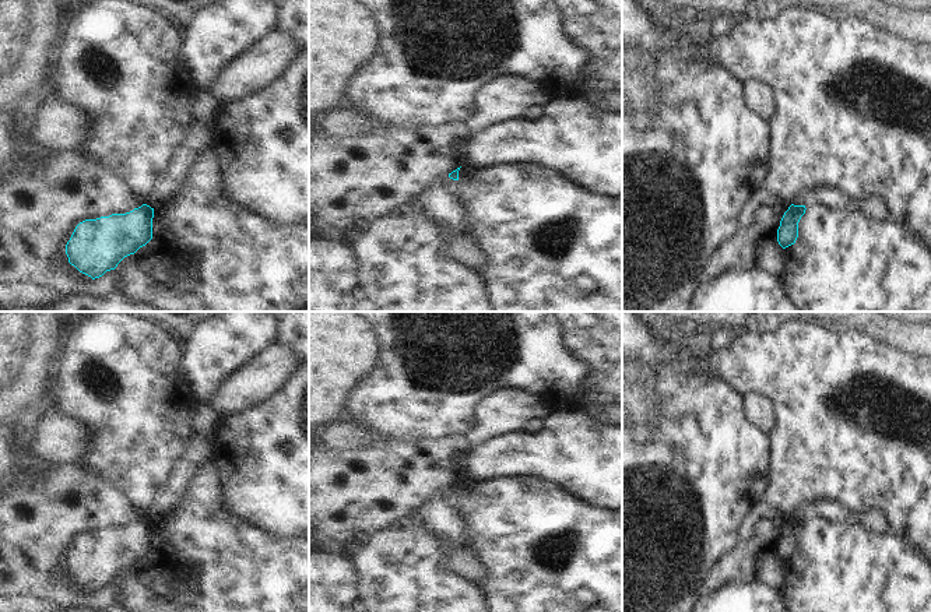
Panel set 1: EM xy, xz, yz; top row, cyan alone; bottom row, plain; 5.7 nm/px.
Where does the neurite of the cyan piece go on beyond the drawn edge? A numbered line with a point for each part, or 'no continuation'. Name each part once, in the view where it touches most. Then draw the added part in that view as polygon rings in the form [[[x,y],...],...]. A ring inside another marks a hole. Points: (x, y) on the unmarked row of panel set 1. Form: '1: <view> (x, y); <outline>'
no continuation

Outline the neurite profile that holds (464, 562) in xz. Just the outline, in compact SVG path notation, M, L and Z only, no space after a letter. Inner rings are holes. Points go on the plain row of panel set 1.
M468 549L453 553L452 569L479 584L484 584L488 578L488 564Z

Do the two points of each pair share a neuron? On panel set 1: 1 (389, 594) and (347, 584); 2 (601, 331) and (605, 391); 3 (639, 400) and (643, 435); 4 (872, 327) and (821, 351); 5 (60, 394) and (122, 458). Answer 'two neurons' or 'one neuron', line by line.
1: two neurons
2: one neuron
3: one neuron
4: two neurons
5: one neuron

